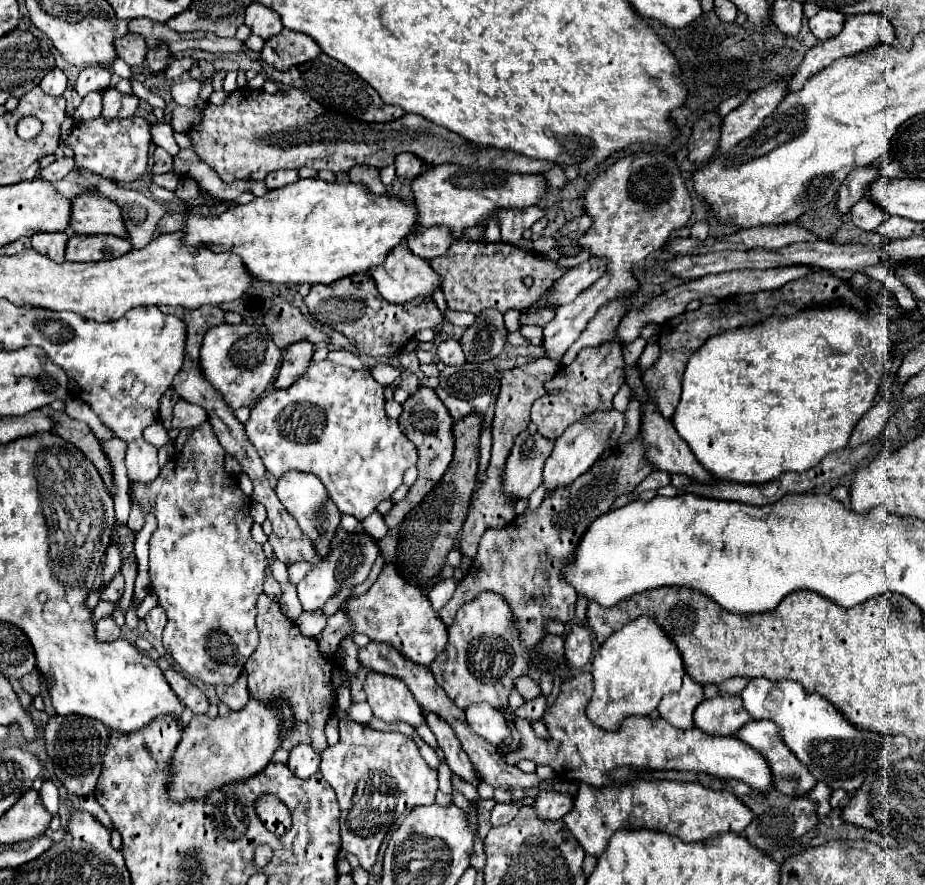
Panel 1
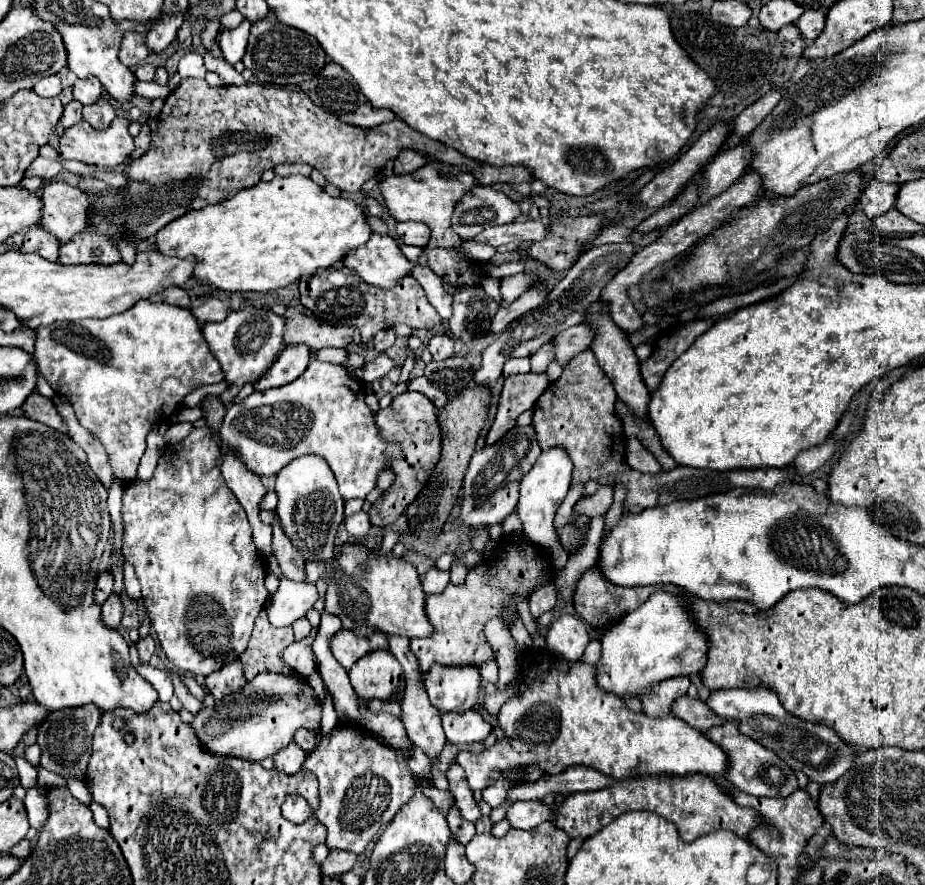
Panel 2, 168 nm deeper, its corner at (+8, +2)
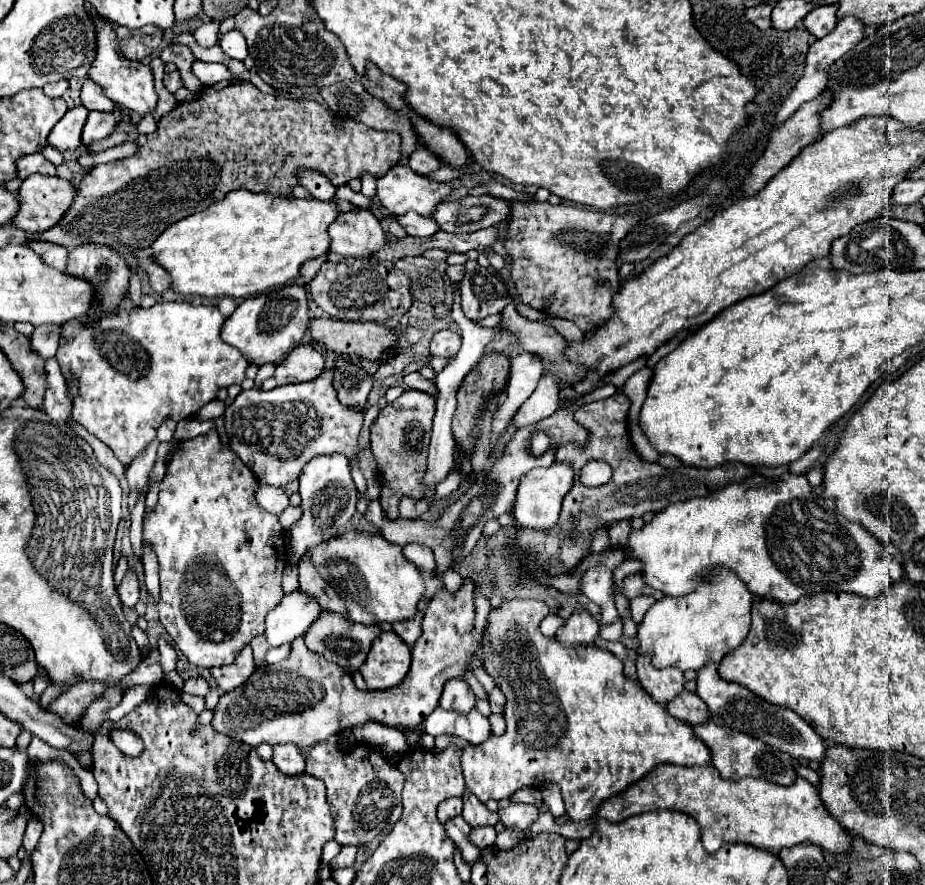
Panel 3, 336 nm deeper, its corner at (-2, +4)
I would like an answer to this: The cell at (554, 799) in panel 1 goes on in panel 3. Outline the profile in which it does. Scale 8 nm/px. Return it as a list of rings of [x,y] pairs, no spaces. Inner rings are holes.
[[[509,804],[507,808],[499,810],[499,818],[505,824],[505,828],[517,828],[527,830],[539,816],[537,806],[531,804]]]

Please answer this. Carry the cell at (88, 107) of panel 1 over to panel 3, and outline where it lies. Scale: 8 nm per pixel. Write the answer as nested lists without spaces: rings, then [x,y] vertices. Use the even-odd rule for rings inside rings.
[[[85,106],[71,108],[49,134],[49,144],[57,150],[75,150],[81,146],[81,132],[89,110]]]

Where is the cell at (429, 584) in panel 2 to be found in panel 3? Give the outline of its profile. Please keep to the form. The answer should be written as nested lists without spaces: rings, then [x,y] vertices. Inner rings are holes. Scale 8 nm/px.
[[[409,544],[403,548],[403,554],[407,558],[411,558],[413,564],[417,564],[421,570],[425,572],[435,572],[435,556],[431,550],[427,550],[427,546],[419,546],[419,544]]]

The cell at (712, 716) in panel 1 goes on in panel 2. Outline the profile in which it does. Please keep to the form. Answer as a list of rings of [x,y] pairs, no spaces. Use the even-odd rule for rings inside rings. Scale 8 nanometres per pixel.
[[[687,694],[677,698],[671,706],[673,716],[681,718],[683,722],[687,722],[691,728],[705,732],[713,726],[721,726],[725,720],[721,720],[719,716],[713,716],[713,712],[709,712],[709,708],[705,708],[705,702],[699,698],[689,698]]]

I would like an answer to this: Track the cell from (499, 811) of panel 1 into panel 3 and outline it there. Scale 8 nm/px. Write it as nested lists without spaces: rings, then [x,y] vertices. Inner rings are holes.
[[[477,826],[477,828],[471,830],[469,840],[471,840],[477,848],[483,850],[483,846],[495,844],[495,836],[497,836],[497,832],[495,832],[493,826]]]

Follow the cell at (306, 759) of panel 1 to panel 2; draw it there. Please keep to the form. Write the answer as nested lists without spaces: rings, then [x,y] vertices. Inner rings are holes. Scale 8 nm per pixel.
[[[293,742],[293,744],[289,744],[287,748],[279,750],[279,752],[273,756],[273,760],[275,760],[275,768],[277,768],[277,770],[281,770],[281,772],[285,772],[285,774],[295,774],[295,772],[301,770],[301,764],[303,764],[303,760],[305,760],[305,752]]]

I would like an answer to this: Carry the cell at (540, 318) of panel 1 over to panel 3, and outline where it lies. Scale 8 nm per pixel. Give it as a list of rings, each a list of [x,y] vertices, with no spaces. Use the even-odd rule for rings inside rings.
[[[467,260],[465,278],[461,282],[461,306],[471,322],[501,312],[509,302],[509,294],[489,268],[481,268],[475,260]]]

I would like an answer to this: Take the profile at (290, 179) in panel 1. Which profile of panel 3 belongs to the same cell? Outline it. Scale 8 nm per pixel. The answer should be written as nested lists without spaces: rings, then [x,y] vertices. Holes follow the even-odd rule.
[[[299,170],[299,184],[307,188],[313,198],[331,200],[335,196],[335,186],[325,174],[319,174],[319,170]]]

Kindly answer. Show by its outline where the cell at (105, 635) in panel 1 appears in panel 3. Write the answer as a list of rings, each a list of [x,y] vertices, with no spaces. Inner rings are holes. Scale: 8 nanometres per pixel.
[[[127,572],[121,586],[117,588],[117,594],[119,594],[119,600],[123,604],[123,608],[133,608],[139,600],[139,582],[137,582],[137,576],[135,572]]]

